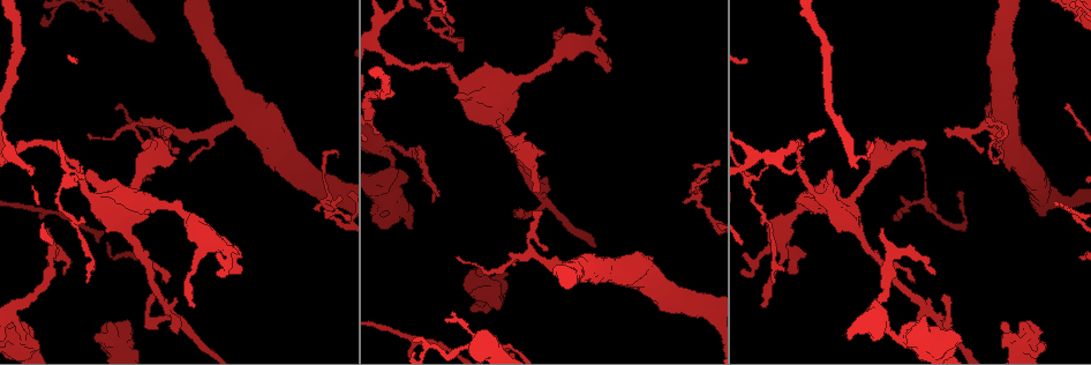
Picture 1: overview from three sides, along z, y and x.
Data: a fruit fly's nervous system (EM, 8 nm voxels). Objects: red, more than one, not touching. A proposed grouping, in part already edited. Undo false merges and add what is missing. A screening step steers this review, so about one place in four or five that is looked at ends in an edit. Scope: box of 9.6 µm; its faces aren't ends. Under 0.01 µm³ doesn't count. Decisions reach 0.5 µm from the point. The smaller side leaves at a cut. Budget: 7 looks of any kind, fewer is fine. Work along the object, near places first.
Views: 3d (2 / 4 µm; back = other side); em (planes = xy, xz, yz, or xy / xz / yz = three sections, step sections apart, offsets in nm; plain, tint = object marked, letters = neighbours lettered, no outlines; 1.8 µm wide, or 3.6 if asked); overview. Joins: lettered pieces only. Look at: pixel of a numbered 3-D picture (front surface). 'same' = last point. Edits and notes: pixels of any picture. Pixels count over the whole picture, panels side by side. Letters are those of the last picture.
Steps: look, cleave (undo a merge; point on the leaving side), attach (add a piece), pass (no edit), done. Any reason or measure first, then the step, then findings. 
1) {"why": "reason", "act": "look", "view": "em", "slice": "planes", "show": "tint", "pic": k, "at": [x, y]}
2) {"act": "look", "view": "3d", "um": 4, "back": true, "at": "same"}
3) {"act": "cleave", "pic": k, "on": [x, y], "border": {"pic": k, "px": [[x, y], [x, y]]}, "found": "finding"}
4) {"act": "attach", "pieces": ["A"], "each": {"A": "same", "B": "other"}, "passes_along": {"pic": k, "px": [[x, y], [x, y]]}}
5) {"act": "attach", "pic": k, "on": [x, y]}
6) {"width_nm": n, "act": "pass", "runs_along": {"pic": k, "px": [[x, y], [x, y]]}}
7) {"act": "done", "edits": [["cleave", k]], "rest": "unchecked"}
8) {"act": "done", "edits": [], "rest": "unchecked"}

{"why": "free end", "act": "look", "view": "em", "slice": "xy", "step": 4, "show": "tint", "pic": 1, "at": [240, 271]}

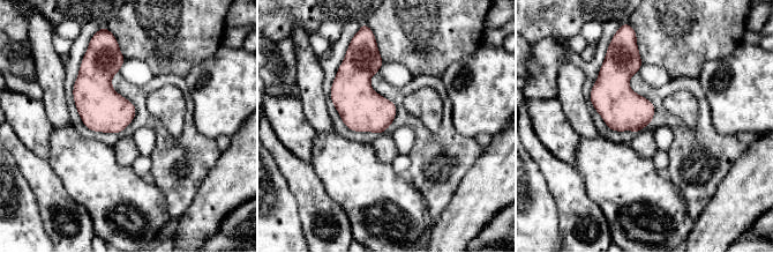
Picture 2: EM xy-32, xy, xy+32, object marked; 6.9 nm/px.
{"why": "cut it another way", "act": "look", "view": "em", "slice": "planes", "show": "letters", "at": "same"}

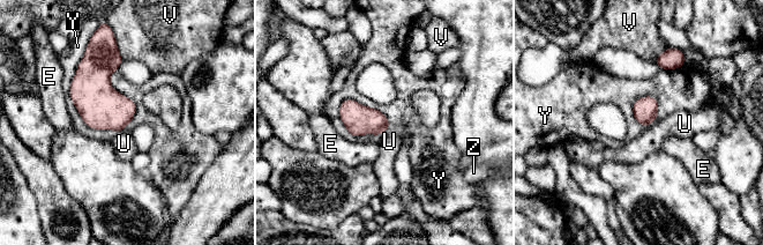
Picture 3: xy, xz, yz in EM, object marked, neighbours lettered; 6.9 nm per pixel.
{"act": "pass", "each": {"E": "other", "U": "other", "V": "other", "Y": "other", "Z": "other"}, "border": {"pic": 3, "px": [[339, 103], [376, 108], [390, 126]]}, "found": "none of them fits"}

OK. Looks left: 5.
{"why": "branch stops here", "act": "look", "view": "3d", "um": 2, "pic": 1, "at": [417, 148]}

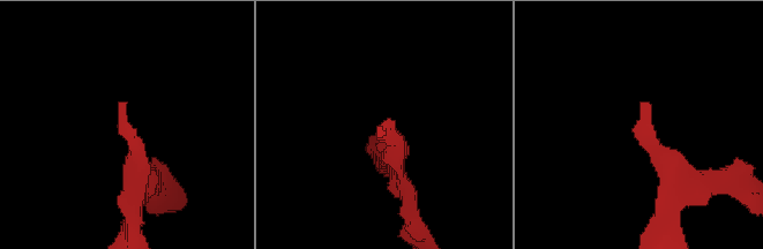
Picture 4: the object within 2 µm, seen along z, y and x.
{"act": "look", "view": "em", "um": 3.6, "slice": "xz", "step": 4, "show": "tint", "pic": 4, "at": [118, 104]}

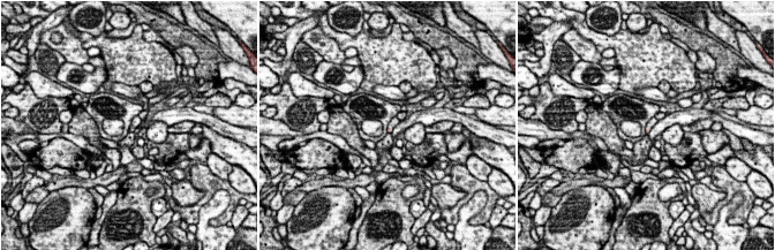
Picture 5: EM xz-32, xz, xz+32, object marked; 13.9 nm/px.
{"why": "another direction", "act": "look", "view": "em", "um": 3.6, "slice": "planes", "show": "letters", "at": "same"}

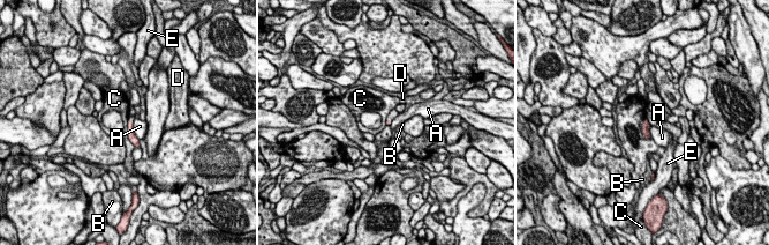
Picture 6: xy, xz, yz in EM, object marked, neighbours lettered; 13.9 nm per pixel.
{"act": "pass", "each": {"A": "other", "B": "other", "C": "other", "D": "other", "E": "other"}, "border": {"pic": 6, "px": [[127, 120], [127, 138], [135, 147]]}, "found": "no lettered piece goes on from it"}

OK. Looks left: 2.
{"act": "look", "view": "em", "slice": "xy", "step": 16, "show": "letters", "pic": 1, "at": [925, 147]}

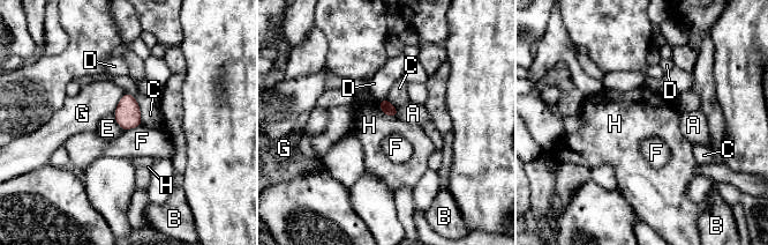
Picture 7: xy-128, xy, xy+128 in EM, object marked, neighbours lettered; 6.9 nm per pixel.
{"act": "pass", "each": {"A": "other", "B": "other", "C": "other", "D": "other", "E": "other", "F": "other", "G": "other", "H": "other"}, "border": {"pic": 7, "px": [[378, 101], [382, 112], [397, 117]]}, "found": "no lettered piece goes on from it"}

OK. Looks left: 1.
{"act": "done", "edits": [], "rest": "unchecked"}

